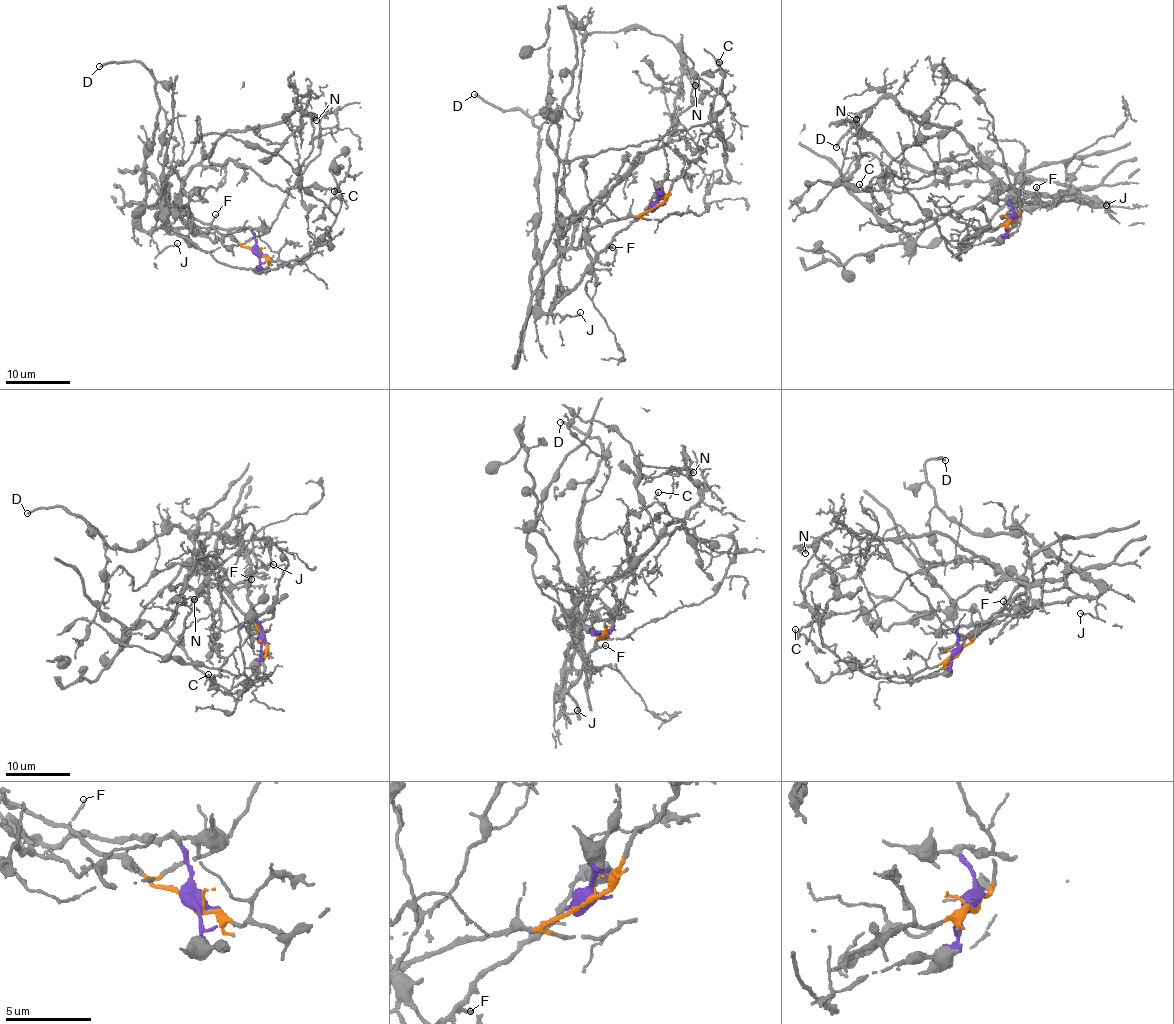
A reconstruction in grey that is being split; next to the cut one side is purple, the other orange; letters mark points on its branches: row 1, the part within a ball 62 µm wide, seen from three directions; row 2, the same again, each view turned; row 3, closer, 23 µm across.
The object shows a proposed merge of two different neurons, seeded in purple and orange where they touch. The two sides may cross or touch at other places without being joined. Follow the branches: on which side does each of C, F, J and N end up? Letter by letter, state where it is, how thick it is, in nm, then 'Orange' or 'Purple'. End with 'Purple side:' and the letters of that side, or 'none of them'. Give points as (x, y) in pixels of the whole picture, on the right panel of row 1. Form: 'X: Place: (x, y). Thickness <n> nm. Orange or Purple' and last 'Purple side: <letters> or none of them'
C: Place: (859, 184). Thickness 130 nm. Orange
F: Place: (1036, 187). Thickness 160 nm. Purple
J: Place: (1106, 205). Thickness 120 nm. Purple
N: Place: (856, 119). Thickness 80 nm. Orange
Purple side: F, J

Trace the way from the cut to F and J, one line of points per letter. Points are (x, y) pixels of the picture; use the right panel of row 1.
F: (1013, 219), (1013, 207), (1008, 199), (1026, 204), (1034, 201), (1039, 198), (1036, 186)
J: (1013, 219), (1009, 198), (1046, 206), (1067, 200), (1085, 201), (1110, 217), (1105, 206)

